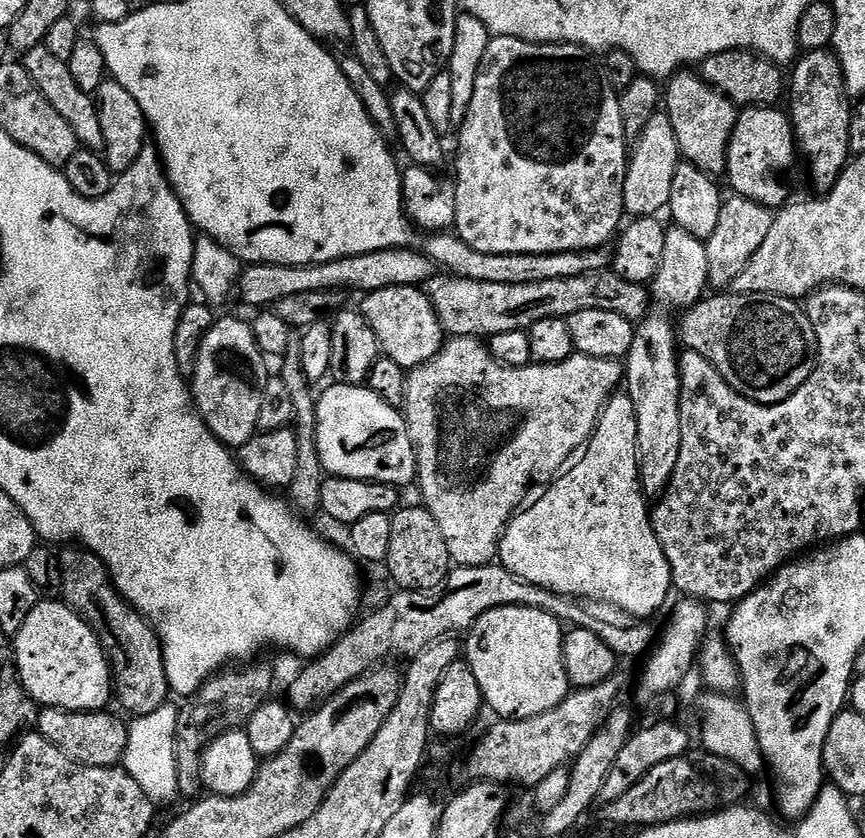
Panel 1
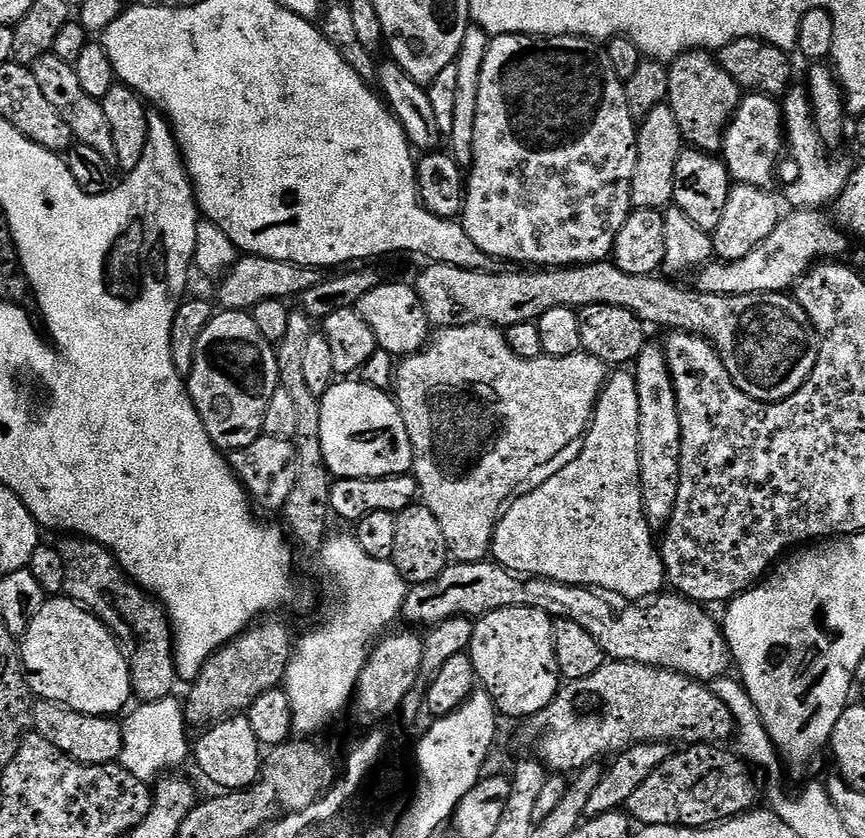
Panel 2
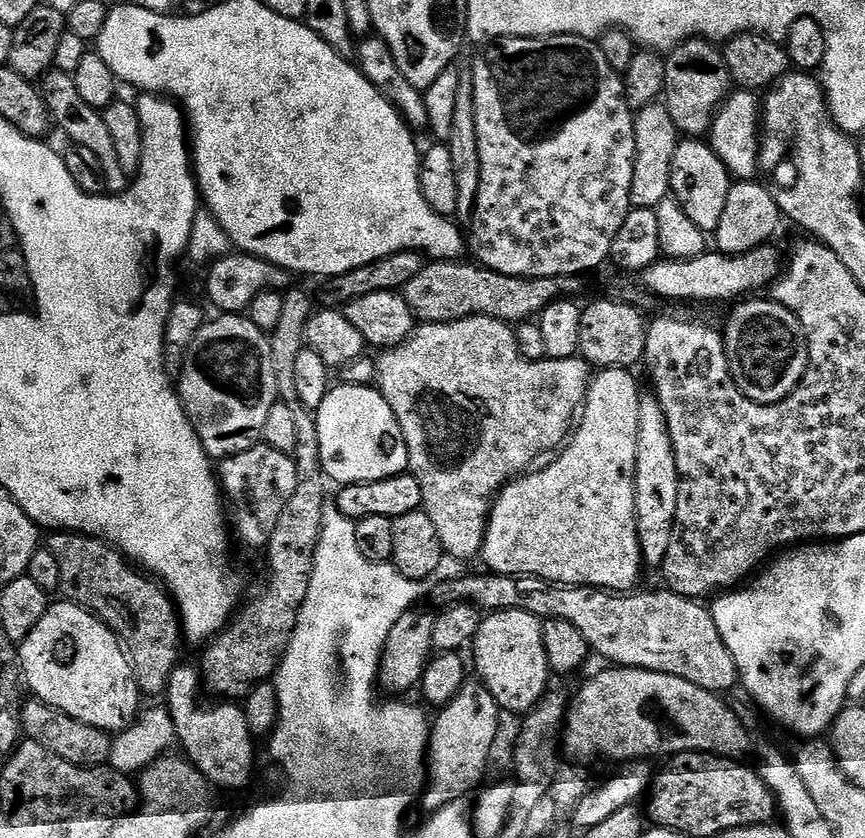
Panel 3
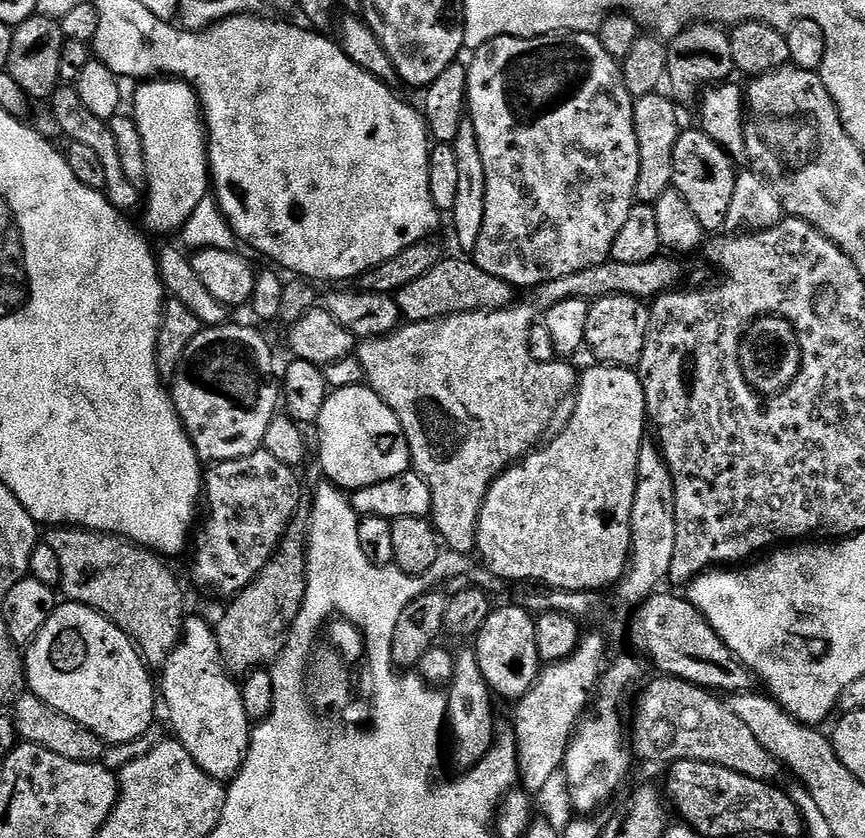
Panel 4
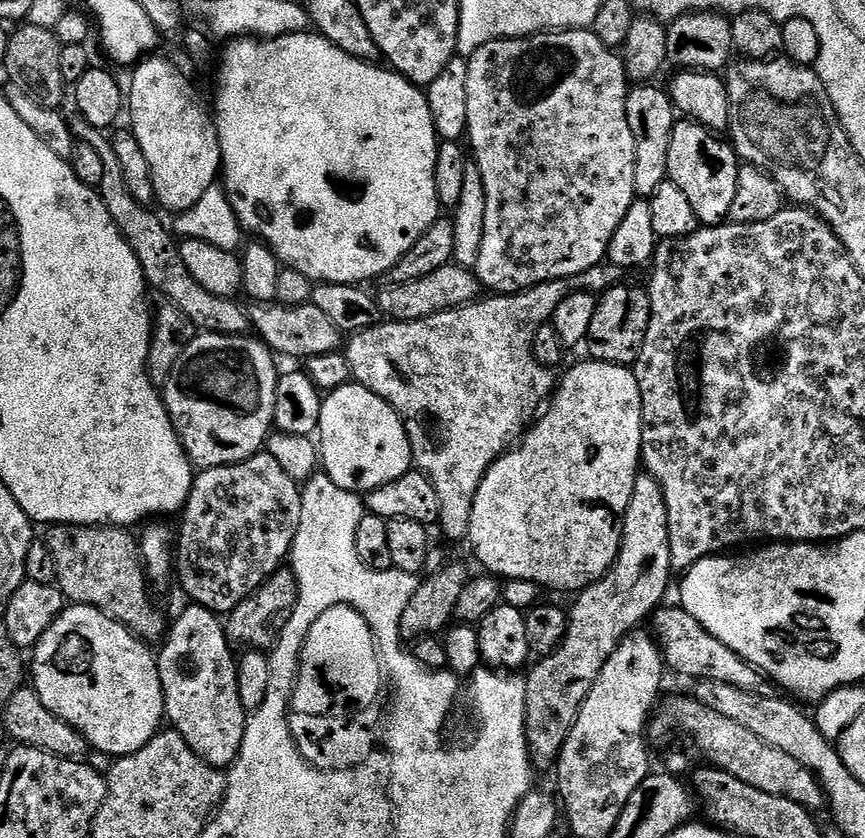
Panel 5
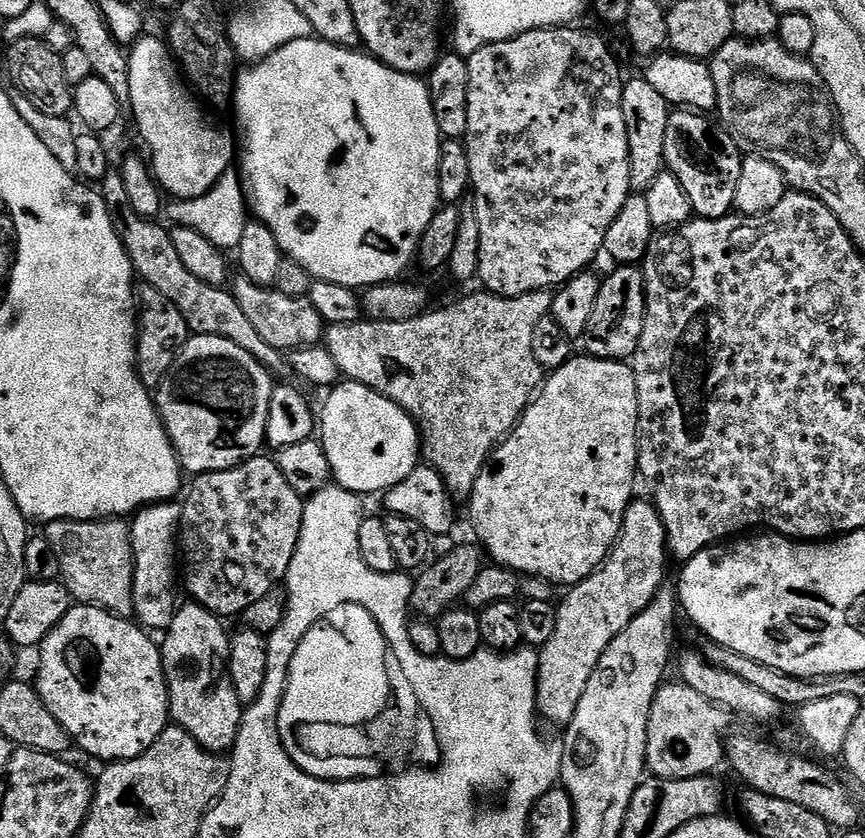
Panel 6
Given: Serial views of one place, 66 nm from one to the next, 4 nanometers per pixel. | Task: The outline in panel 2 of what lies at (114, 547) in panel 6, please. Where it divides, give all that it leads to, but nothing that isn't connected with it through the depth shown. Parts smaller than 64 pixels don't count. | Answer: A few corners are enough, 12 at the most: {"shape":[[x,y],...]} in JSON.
{"shape":[[83,538],[58,544],[63,595],[120,647],[132,696],[178,680],[163,607]]}

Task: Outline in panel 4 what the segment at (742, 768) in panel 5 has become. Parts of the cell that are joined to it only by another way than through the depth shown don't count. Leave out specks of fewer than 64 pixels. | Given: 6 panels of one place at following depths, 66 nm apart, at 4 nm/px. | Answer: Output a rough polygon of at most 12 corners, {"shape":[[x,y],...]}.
{"shape":[[661,675],[639,693],[637,761],[782,765],[719,695]]}

